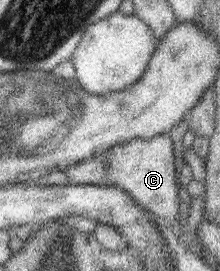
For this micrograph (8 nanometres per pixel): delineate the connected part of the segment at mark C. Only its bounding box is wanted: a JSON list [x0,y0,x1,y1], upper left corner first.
[105,133,180,225]

